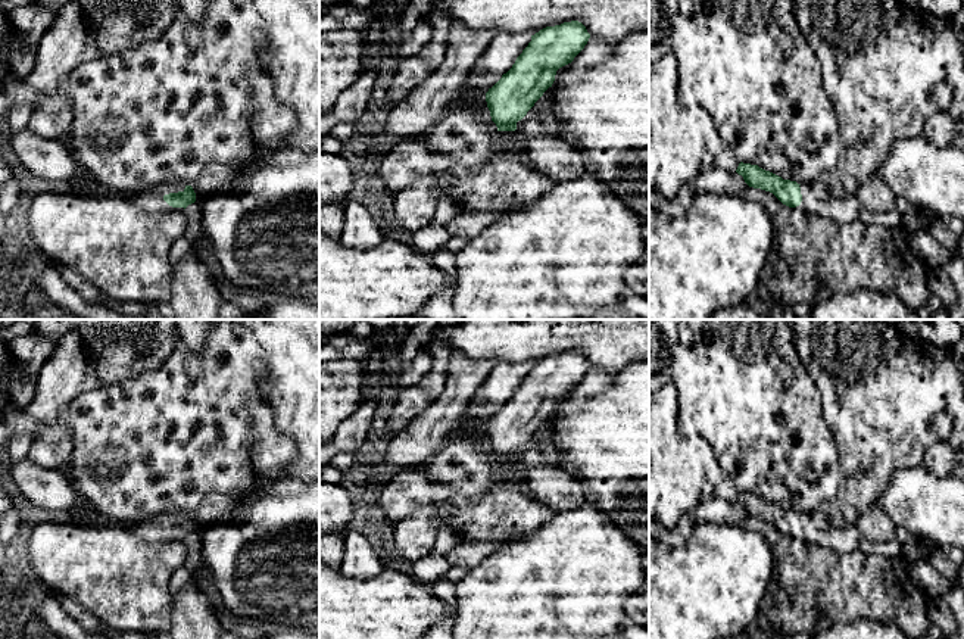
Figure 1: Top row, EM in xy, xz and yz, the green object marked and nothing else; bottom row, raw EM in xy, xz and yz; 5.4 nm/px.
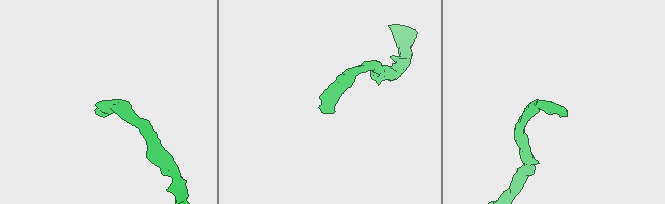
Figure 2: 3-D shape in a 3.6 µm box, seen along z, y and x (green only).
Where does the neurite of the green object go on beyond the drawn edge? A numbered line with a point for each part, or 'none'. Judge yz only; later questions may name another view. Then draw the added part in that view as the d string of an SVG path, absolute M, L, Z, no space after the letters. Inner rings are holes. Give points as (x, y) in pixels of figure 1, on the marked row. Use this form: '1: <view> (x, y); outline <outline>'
1: yz (816, 199); outline M823 181L801 184L801 206L811 215L832 218L837 224L848 224L860 218L861 203L855 196L833 197Z

